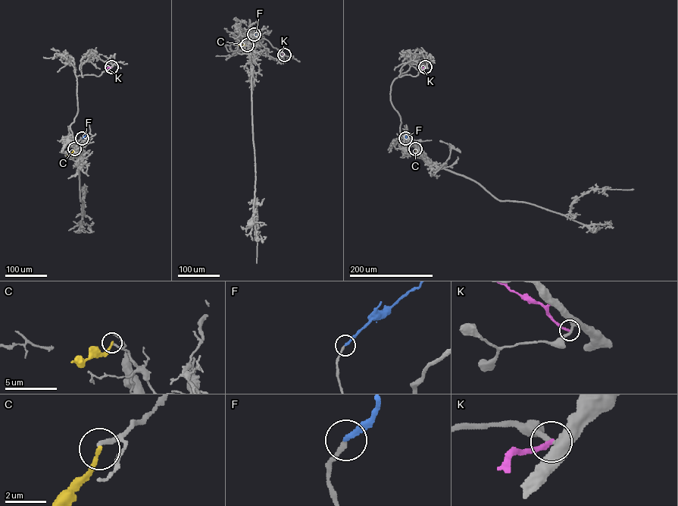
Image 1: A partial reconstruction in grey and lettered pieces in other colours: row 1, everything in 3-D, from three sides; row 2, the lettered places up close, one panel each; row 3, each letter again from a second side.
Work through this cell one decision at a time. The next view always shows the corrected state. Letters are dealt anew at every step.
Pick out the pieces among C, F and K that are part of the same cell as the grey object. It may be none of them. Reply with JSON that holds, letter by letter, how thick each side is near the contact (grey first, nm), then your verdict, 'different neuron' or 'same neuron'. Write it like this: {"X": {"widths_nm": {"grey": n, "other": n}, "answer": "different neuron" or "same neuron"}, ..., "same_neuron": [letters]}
{"C": {"widths_nm": {"grey": 200, "other": 190}, "answer": "different neuron"}, "F": {"widths_nm": {"grey": 190, "other": 240}, "answer": "same neuron"}, "K": {"widths_nm": {"grey": 320, "other": 220}, "answer": "different neuron"}, "same_neuron": ["F"]}

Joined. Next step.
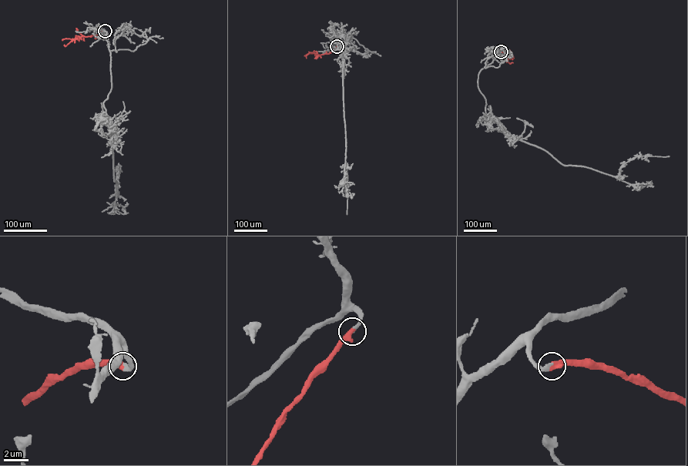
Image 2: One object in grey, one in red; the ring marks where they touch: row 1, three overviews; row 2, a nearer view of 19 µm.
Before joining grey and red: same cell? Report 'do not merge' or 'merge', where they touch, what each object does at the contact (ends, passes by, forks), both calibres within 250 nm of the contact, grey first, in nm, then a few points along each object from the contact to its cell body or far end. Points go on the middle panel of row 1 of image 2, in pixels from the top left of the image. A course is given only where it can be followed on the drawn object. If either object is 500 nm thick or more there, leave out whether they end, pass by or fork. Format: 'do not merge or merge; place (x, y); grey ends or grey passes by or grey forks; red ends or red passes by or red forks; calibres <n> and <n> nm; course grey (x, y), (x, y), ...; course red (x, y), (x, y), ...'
merge; place (337, 46); calibres 320 and 500 nm; course grey (337, 46), (340, 22), (341, 29), (336, 30), (340, 35), (343, 63), (346, 148), (342, 184); course red (337, 46), (329, 53), (318, 55), (310, 52), (306, 58)

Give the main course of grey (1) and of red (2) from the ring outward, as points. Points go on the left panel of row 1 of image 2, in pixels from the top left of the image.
1: (105, 31), (104, 37), (110, 51), (112, 87), (103, 106), (111, 126), (113, 177), (117, 189), (112, 212)
2: (105, 31), (96, 35), (75, 38), (65, 45)

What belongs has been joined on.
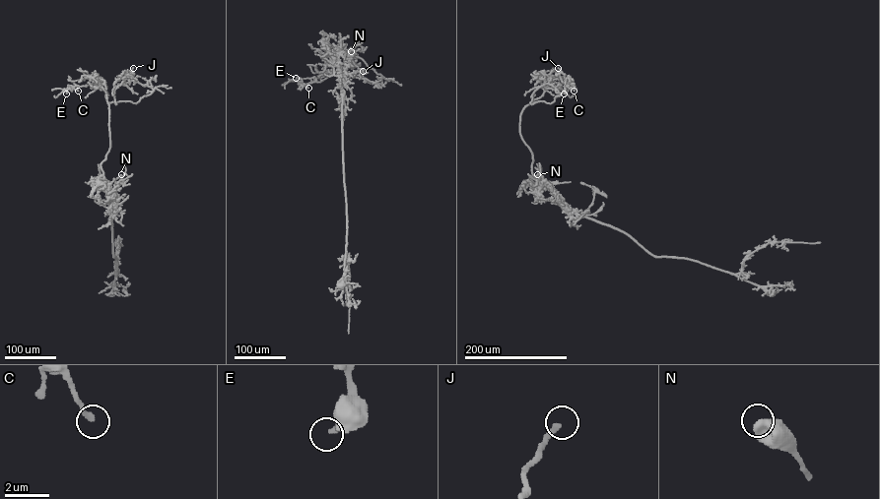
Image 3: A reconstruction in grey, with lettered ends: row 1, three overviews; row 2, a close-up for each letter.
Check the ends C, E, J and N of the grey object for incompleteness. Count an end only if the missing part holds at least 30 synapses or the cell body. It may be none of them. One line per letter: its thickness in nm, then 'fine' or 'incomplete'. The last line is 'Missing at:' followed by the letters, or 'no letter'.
C: calibre 200 nm; fine
E: calibre 320 nm; fine
J: calibre 220 nm; incomplete
N: calibre 600 nm; fine
Missing at: J

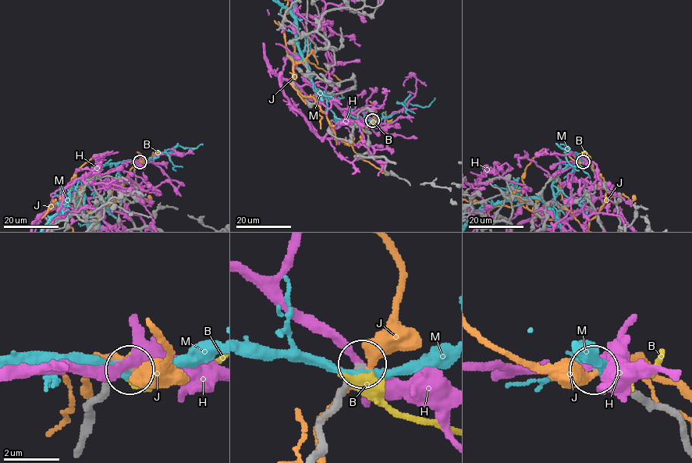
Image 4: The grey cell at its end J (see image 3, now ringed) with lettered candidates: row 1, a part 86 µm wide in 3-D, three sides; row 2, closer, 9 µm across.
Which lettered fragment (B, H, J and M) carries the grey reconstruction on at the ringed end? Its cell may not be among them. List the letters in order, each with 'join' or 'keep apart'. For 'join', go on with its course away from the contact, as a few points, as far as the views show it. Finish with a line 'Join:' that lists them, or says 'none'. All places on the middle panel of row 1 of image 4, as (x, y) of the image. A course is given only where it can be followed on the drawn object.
B: keep apart
H: keep apart
J: keep apart
M: keep apart
Join: none

